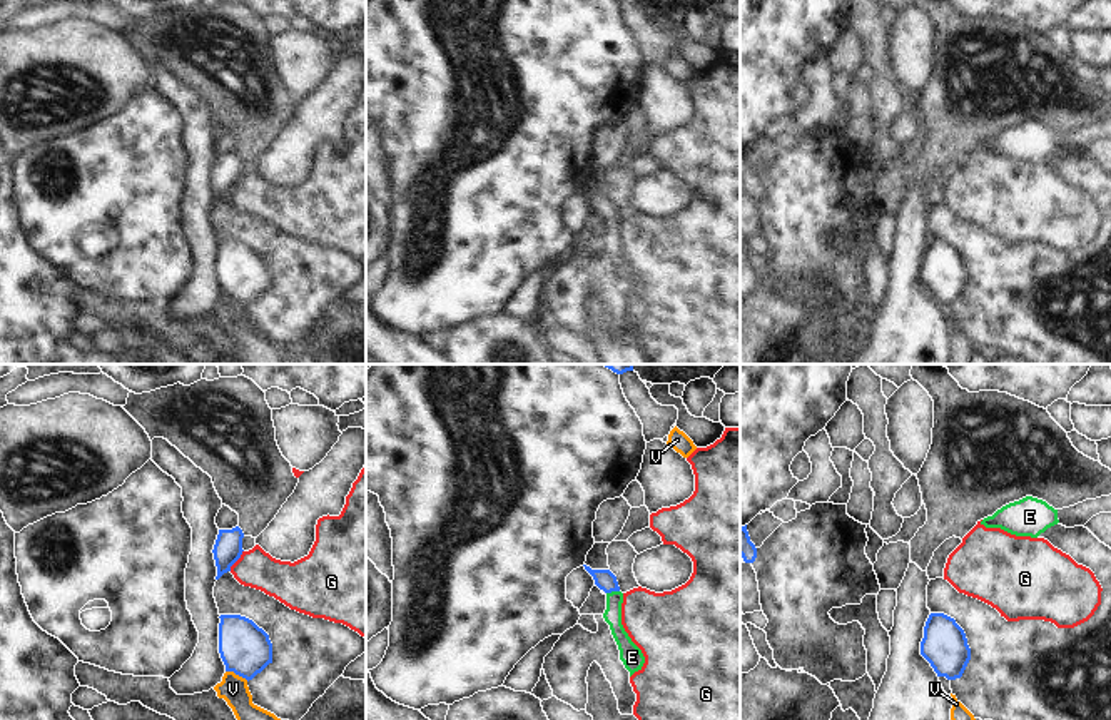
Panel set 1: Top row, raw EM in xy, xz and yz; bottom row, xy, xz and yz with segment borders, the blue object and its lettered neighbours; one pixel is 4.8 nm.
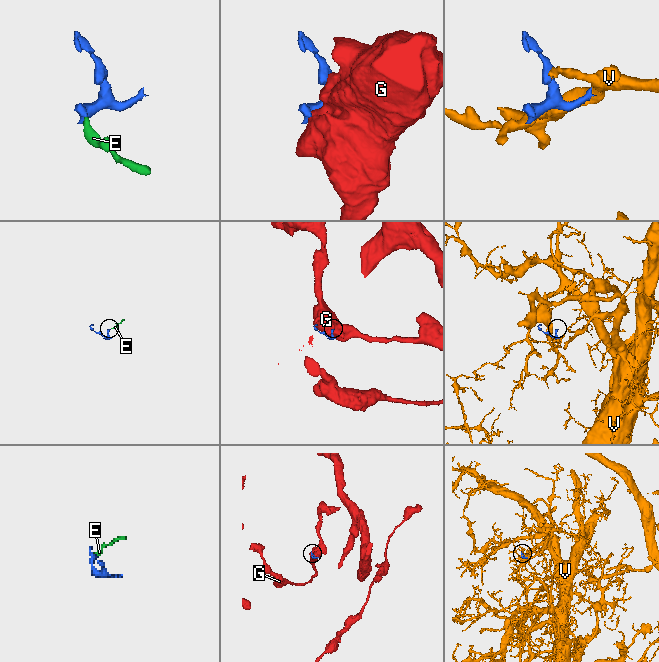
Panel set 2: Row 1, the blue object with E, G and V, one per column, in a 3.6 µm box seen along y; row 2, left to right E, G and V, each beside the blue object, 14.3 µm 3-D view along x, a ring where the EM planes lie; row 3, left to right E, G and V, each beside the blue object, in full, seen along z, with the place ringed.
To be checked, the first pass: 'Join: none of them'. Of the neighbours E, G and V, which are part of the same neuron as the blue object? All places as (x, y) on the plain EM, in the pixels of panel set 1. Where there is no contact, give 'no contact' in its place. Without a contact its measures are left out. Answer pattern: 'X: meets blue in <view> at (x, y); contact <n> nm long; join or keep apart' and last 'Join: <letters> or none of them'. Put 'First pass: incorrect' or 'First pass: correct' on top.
First pass: incorrect
E: meets blue in xz at (612, 216); contact 70 nm long; join
G: meets blue in xy at (238, 184); contact 120 nm long; keep apart
V: meets blue in xy at (238, 299); contact 120 nm long; keep apart
Join: E

